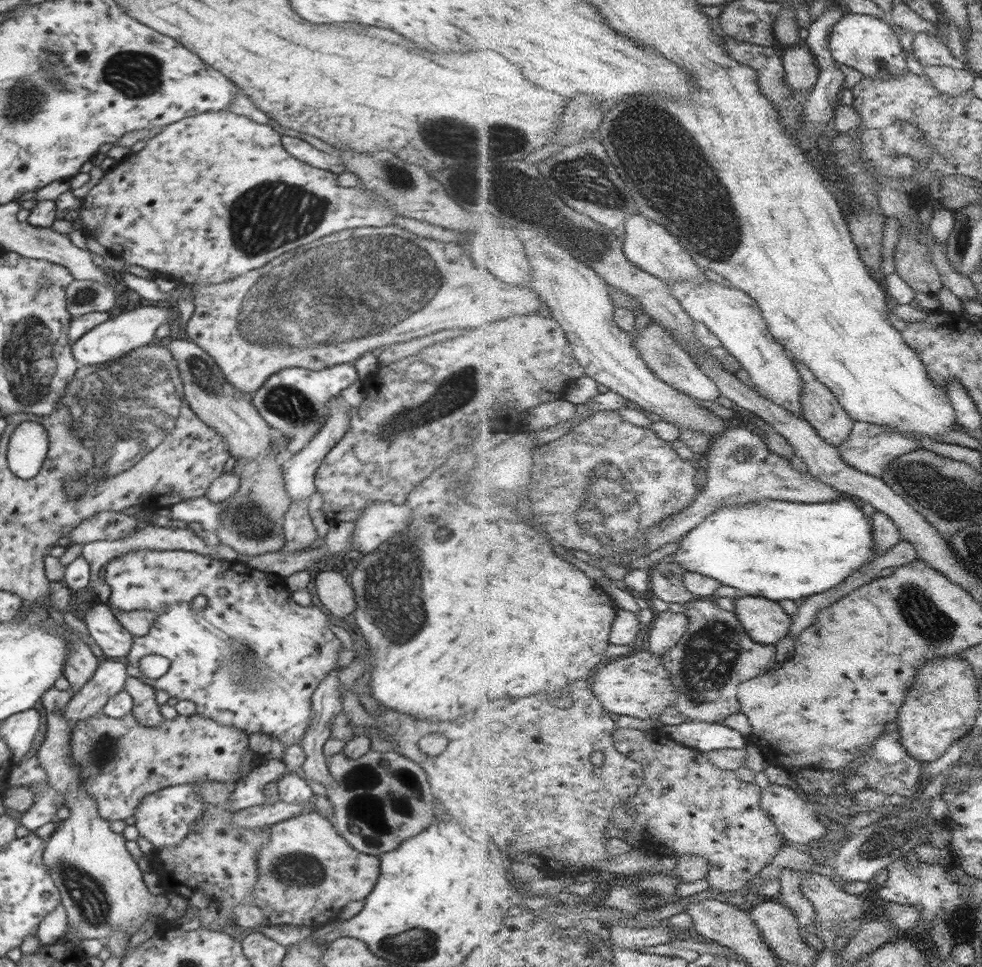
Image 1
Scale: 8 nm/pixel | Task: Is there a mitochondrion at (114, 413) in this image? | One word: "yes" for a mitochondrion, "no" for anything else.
yes

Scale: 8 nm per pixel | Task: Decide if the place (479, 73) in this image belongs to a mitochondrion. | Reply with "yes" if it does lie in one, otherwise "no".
no

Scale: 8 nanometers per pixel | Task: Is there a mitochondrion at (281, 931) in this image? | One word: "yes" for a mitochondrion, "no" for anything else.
no

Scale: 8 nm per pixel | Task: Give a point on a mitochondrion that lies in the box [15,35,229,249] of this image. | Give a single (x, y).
(134, 74)

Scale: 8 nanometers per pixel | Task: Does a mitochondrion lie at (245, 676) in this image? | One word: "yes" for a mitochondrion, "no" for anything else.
yes

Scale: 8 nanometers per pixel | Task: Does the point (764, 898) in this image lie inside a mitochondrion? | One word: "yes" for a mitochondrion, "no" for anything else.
no

